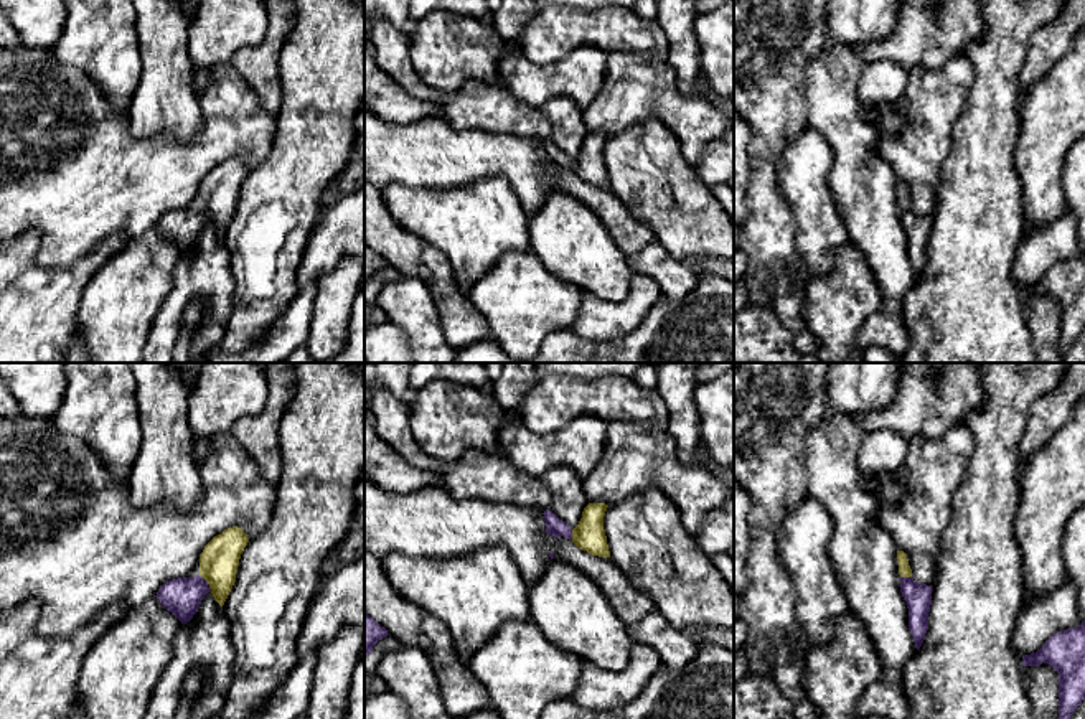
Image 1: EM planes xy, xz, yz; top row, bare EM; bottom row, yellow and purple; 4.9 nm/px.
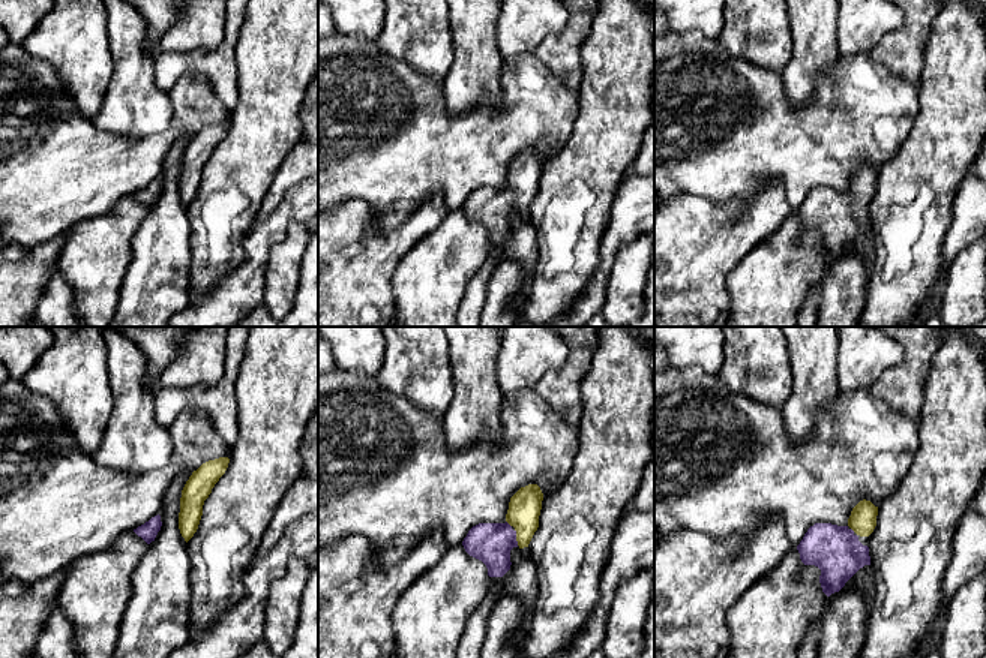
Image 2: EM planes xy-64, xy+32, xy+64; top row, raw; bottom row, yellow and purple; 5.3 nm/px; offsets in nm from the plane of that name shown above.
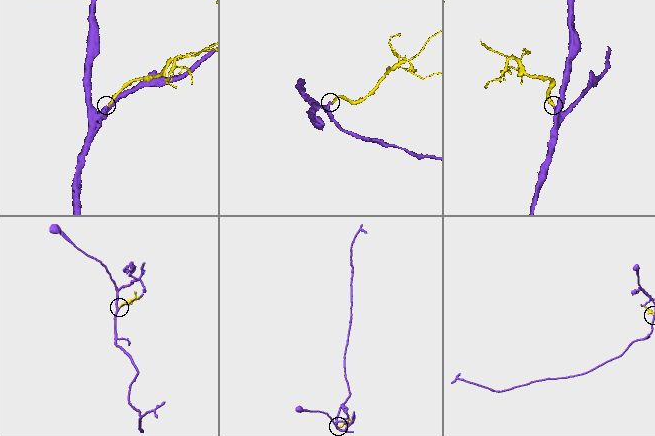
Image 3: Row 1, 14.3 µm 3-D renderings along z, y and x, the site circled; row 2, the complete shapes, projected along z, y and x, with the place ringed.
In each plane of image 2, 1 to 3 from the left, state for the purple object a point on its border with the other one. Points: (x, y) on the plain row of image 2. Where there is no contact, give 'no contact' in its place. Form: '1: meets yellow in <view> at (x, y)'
1: no contact
2: meets yellow in xy+32 at (517, 201)
3: meets yellow in xy+64 at (853, 194)

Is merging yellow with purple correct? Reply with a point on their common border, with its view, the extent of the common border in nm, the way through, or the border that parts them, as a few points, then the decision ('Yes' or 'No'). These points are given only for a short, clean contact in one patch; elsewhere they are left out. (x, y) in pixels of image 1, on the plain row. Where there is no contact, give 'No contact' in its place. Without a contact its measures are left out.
Touches yellow at xz (573, 165). Shared border 60 nm. Path across: xz (589, 165), (573, 165), (554, 157). Yes

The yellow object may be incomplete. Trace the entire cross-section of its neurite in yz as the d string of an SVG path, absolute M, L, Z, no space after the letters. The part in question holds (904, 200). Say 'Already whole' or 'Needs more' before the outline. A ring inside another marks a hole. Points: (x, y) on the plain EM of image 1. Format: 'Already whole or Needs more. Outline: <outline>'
Needs more. Outline: M897 181L900 223L909 239L909 261L914 267L915 279L918 280L928 261L928 242L932 236L932 216L918 214L912 209L907 185Z

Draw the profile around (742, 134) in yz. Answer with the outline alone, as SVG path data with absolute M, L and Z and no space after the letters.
M734 112L734 224L742 226L749 216L747 188L750 185L750 124Z

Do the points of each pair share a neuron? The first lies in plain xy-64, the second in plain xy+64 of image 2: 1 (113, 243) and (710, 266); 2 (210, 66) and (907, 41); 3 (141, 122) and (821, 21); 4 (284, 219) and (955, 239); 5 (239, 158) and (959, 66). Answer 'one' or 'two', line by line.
1: two
2: one
3: one
4: one
5: one

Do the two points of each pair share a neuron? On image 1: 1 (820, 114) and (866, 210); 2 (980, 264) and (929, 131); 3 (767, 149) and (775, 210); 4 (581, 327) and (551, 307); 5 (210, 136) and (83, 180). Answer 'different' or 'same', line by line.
1: same
2: different
3: same
4: different
5: same

